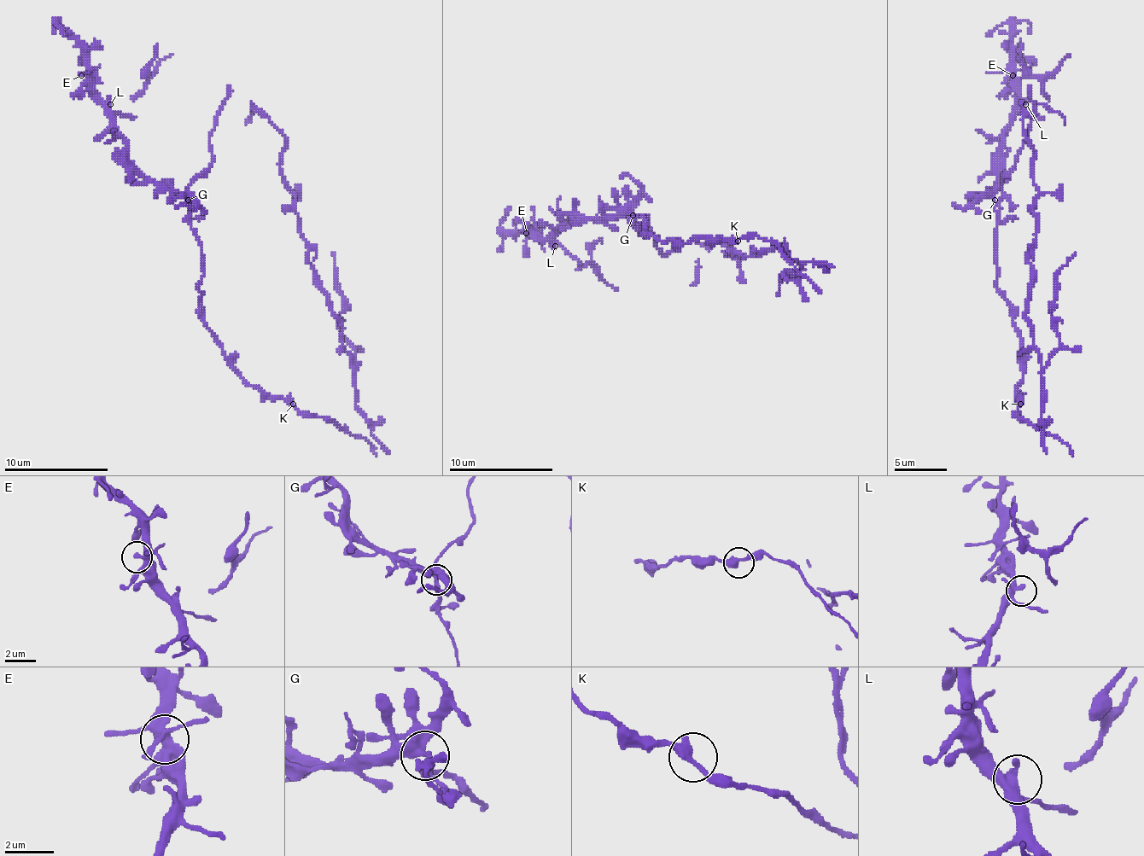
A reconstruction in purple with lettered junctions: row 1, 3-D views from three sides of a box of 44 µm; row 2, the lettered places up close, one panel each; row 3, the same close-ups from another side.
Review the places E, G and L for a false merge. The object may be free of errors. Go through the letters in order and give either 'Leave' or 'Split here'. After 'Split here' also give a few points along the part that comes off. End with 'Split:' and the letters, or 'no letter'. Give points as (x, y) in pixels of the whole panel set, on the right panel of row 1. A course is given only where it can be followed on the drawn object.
E: Leave
G: Split here. Course of the part to remove: (995, 200), (1015, 414), (1054, 435), (1025, 312), (1038, 193), (1023, 112), (1065, 125)
L: Leave
Split: G

